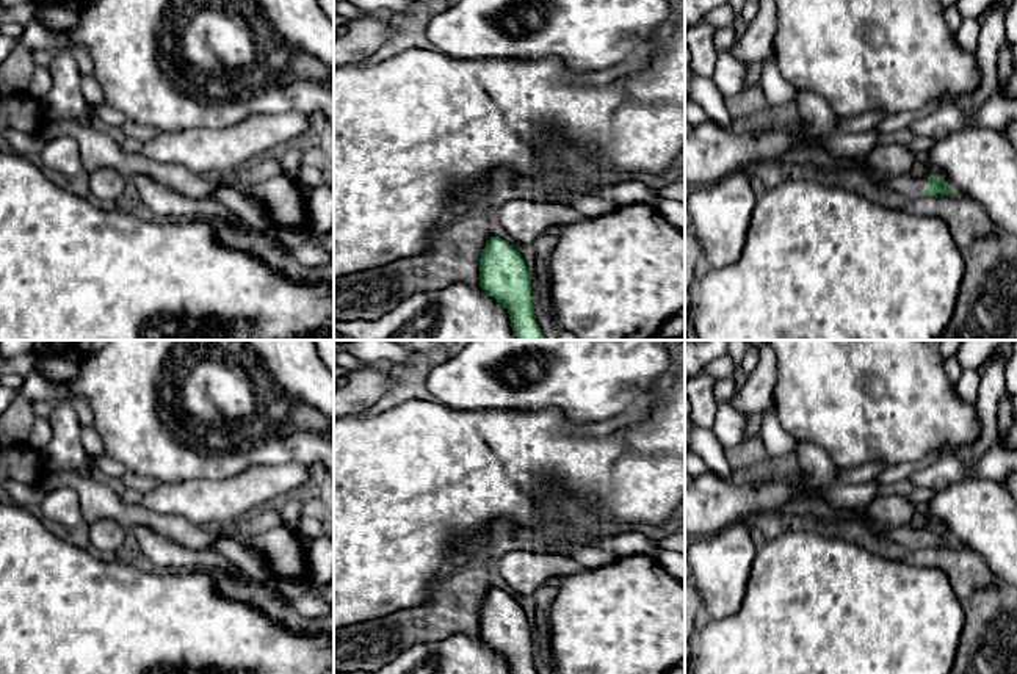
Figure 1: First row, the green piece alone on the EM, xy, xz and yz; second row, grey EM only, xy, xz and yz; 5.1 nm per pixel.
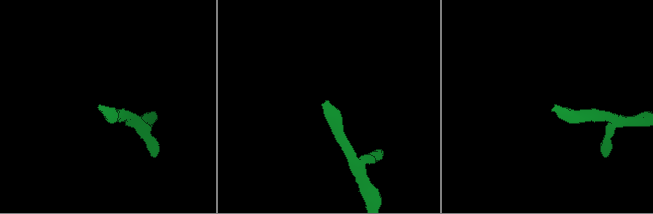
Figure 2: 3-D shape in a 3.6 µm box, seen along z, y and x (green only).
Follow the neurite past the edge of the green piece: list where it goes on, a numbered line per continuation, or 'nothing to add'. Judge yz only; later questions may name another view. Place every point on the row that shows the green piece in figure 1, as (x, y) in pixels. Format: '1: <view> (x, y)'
1: yz (908, 187)

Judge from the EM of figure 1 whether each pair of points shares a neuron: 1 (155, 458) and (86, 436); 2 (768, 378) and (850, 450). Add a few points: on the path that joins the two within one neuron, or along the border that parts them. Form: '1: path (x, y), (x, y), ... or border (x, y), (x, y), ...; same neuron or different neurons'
1: border (91, 425), (105, 453); different neurons
2: border (776, 356), (778, 383), (773, 405); different neurons

